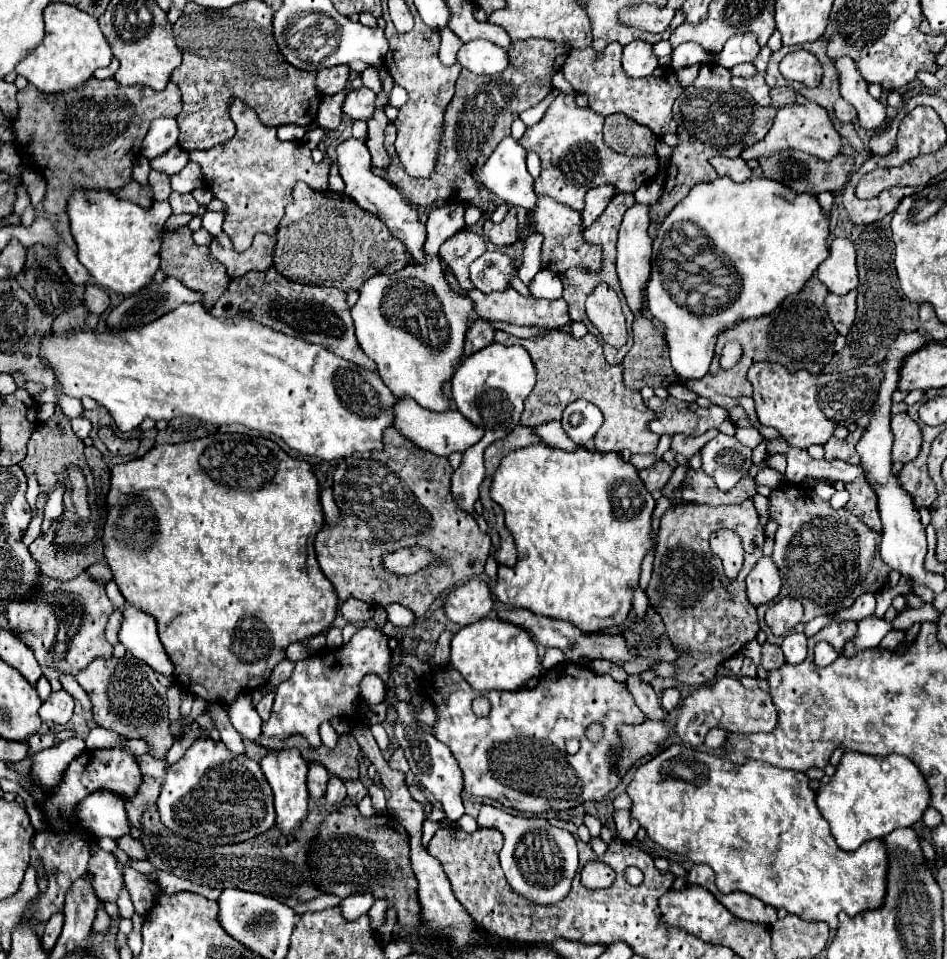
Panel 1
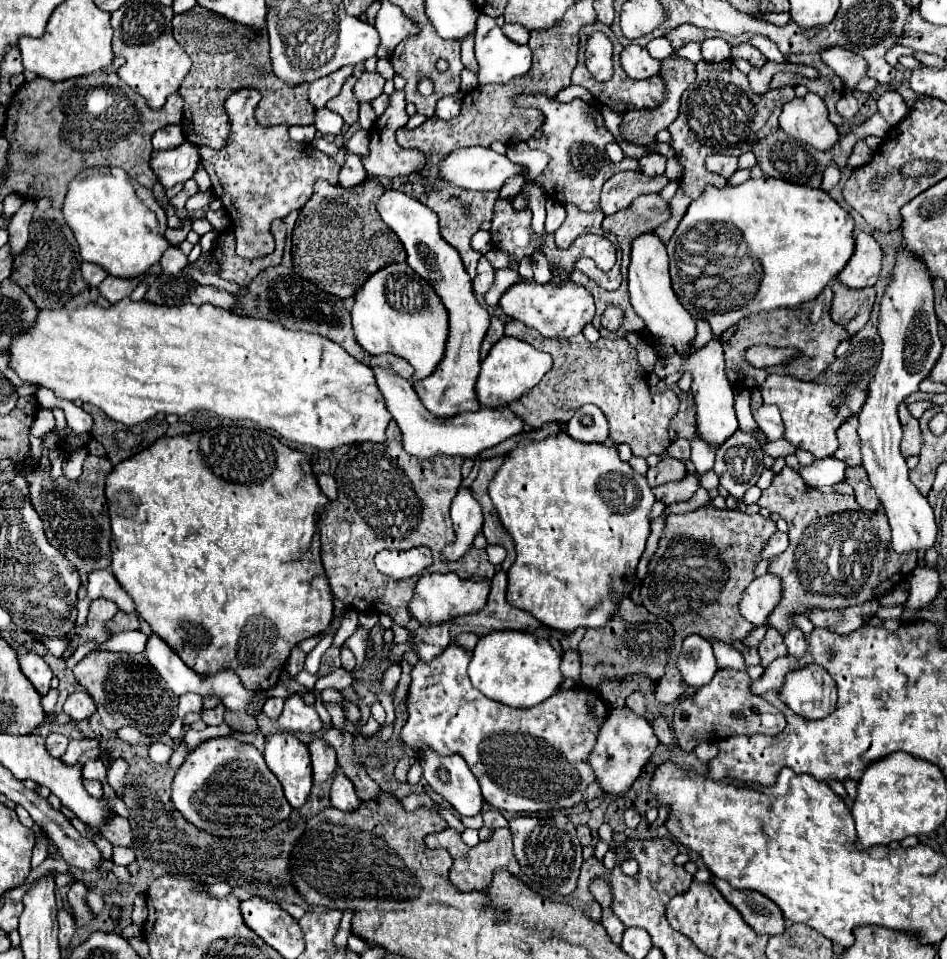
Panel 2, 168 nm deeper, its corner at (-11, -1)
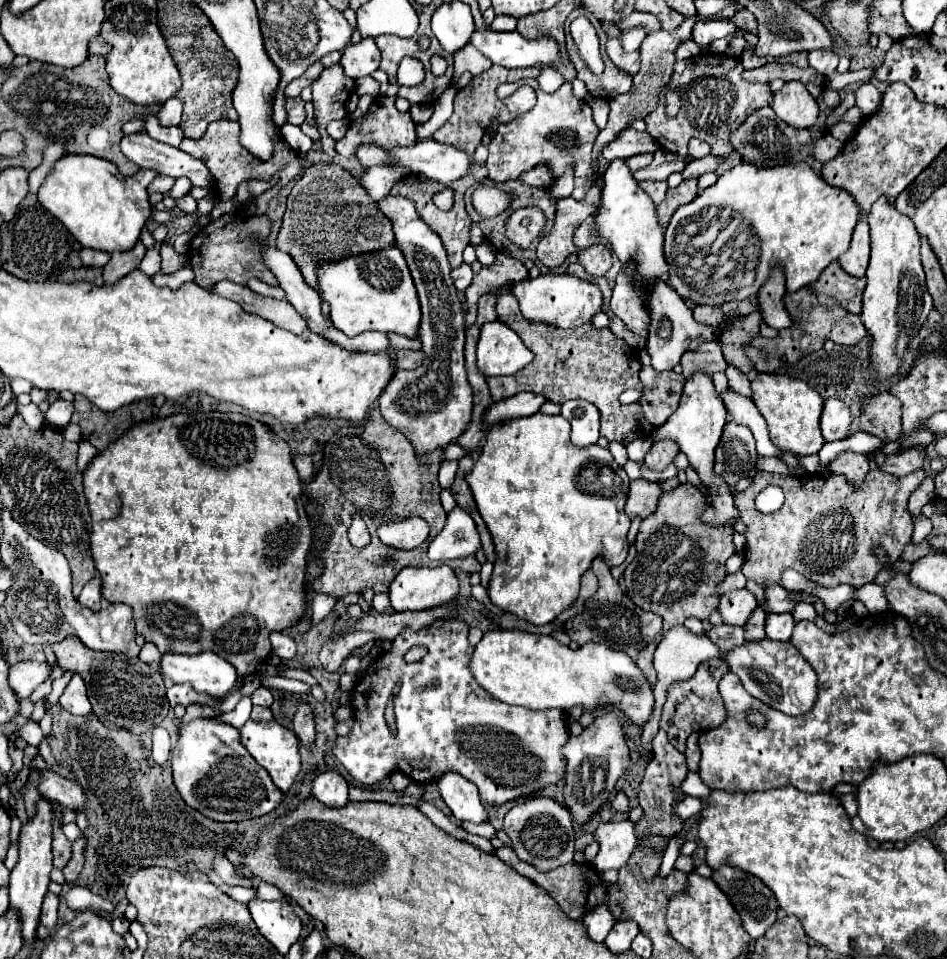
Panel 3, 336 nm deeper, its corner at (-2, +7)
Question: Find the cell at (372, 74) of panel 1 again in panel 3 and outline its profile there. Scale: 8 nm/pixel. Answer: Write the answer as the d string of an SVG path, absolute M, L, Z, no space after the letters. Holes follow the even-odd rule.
M376 96L368 114L358 118L356 122L352 122L352 126L348 128L346 136L342 140L336 142L336 150L340 156L346 158L356 158L356 148L362 144L374 144L378 148L384 150L392 150L392 148L400 148L400 146L412 146L416 144L416 122L412 120L410 112L398 112L398 108L394 106L396 98L394 96Z

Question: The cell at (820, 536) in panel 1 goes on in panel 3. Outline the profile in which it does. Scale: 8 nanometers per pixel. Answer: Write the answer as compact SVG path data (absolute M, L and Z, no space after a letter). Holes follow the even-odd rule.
M874 468L868 472L864 484L854 490L840 474L808 474L798 480L794 476L758 472L748 490L734 492L734 504L740 518L748 526L744 548L746 562L742 566L742 574L760 586L770 582L780 584L784 570L796 570L824 588L838 584L860 588L874 582L876 574L884 568L874 554L874 548L882 546L888 558L886 562L894 564L910 544L914 524L906 504L908 496L924 478L924 470L912 472L912 476L896 478ZM768 484L780 486L786 500L778 512L760 514L754 508L754 498Z

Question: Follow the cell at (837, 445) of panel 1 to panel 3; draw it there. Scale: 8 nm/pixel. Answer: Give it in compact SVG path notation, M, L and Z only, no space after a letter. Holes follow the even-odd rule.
M826 398L820 424L822 424L822 436L826 442L842 440L850 436L850 426L852 426L850 408L838 398Z

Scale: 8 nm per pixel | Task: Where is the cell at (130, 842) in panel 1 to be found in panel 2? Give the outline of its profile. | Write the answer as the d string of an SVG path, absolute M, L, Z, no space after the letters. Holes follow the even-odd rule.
M113 816L113 820L109 820L109 824L105 824L105 828L99 828L101 836L107 838L113 846L131 846L133 842L133 836L131 836L131 830L129 830L129 824L125 818L121 816Z

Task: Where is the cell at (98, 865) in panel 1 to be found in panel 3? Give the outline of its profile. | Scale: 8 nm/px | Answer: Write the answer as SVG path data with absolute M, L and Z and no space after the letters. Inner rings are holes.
M52 816L52 828L54 828L54 834L52 834L54 836L54 842L52 842L54 866L62 870L70 862L70 858L72 858L72 842L64 836L62 822L56 816Z

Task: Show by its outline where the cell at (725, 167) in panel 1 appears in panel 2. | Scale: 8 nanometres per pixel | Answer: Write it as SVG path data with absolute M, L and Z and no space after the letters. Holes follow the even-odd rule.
M713 154L713 156L705 158L705 166L709 168L709 172L715 172L715 174L721 174L721 176L729 178L737 170L737 156Z

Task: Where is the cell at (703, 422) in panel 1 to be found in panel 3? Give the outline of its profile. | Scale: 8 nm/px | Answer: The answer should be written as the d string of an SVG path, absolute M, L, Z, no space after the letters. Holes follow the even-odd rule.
M642 368L640 380L648 388L640 398L644 418L654 426L662 426L678 408L684 376L672 370L656 372L654 368Z

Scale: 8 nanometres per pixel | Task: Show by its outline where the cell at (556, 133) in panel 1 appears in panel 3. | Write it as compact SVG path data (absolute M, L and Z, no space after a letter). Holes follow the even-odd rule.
M534 78L528 80L520 80L520 82L512 82L512 84L500 84L496 88L496 96L498 98L508 98L514 90L518 90L520 86L532 86L538 102L536 106L524 114L518 116L516 120L512 120L510 124L500 124L496 134L492 136L492 142L488 146L490 156L488 156L488 172L490 172L490 180L496 182L506 182L506 180L516 180L522 172L528 172L540 164L546 164L552 172L554 178L564 176L566 168L570 164L574 164L574 192L572 198L580 200L586 196L586 192L590 190L590 186L594 184L594 162L592 162L592 146L596 136L600 134L600 128L596 126L594 118L592 118L592 108L576 98L572 94L572 86L566 82L562 84L556 92L548 94L544 90L540 90L538 82Z

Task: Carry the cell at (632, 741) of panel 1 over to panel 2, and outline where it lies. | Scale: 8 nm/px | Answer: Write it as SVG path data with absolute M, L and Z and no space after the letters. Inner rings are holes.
M611 708L605 722L599 728L597 744L587 756L589 766L595 772L595 780L601 784L601 790L611 796L619 796L625 792L641 774L645 762L655 752L659 740L653 734L653 728L649 722L637 714L633 714L629 708Z

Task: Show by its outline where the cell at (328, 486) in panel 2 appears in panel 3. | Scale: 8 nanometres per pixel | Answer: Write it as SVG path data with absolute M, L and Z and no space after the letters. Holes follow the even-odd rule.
M294 456L294 466L300 472L300 478L302 478L304 484L308 484L308 482L314 480L316 466L312 462L312 456Z

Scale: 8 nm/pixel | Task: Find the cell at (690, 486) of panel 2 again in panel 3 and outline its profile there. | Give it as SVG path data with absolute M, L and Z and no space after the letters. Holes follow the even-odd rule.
M646 478L634 480L630 484L630 494L628 494L628 502L626 502L628 516L630 518L650 516L656 510L660 496L662 496L662 484L660 482L650 482Z

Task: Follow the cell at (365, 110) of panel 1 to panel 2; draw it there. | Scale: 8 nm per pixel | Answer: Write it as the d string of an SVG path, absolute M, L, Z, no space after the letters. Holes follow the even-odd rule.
M363 70L361 78L355 84L355 96L359 102L371 102L379 94L383 94L385 78L379 72L367 72Z

